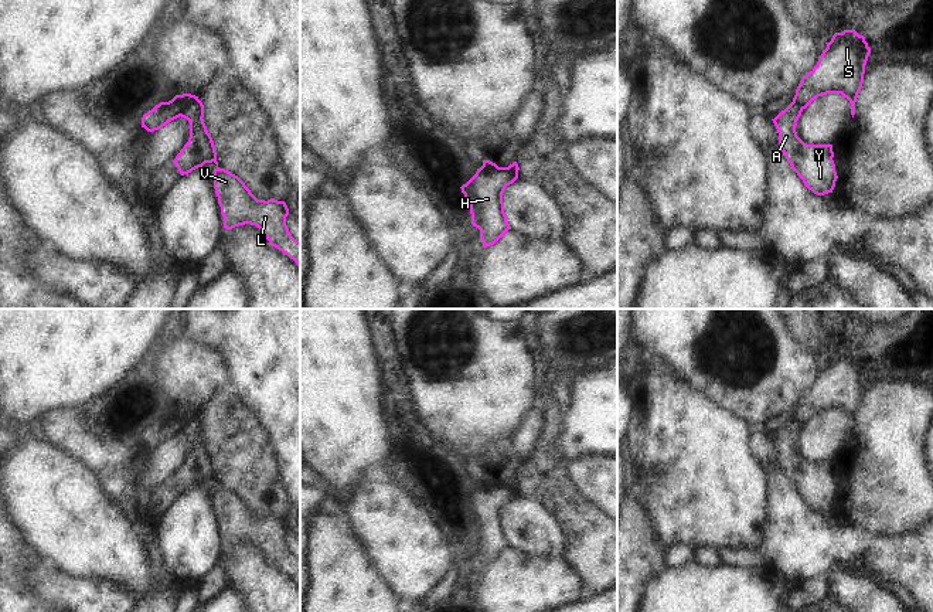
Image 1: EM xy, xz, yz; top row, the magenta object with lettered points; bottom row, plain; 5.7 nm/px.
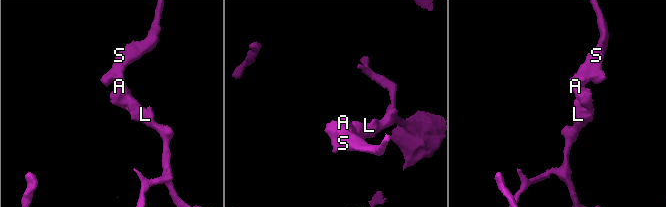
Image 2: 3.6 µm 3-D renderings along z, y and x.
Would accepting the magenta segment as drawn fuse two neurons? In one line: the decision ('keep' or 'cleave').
cleave

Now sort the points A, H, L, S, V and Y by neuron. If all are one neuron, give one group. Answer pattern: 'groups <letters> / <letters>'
groups A L V Y / H S

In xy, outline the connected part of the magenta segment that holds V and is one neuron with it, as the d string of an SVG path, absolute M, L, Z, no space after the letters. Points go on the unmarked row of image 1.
M198 415L184 426L181 435L190 439L190 455L173 477L180 492L188 492L214 479L217 482L214 506L224 545L256 543L272 564L286 571L300 585L300 560L292 554L286 543L289 533L286 520L275 516L258 517L238 493L218 484L215 463L202 436L204 422Z

